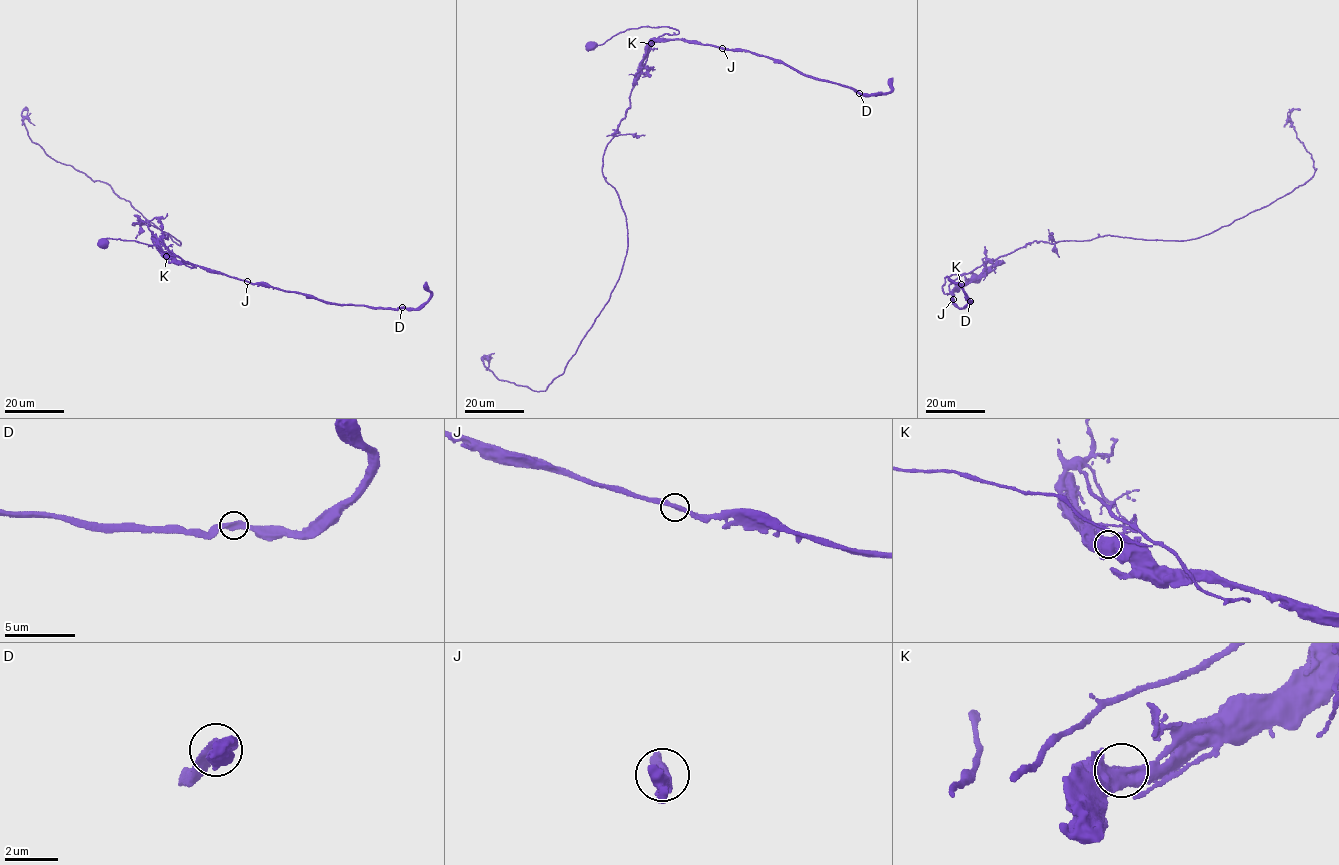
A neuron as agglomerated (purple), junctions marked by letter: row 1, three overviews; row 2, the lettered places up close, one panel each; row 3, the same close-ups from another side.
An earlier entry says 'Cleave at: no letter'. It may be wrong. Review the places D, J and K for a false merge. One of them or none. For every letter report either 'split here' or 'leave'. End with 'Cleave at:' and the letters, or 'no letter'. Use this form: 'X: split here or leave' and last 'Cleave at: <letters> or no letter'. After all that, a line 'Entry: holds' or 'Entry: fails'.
D: leave
J: leave
K: split here
Cleave at: K
Entry: fails

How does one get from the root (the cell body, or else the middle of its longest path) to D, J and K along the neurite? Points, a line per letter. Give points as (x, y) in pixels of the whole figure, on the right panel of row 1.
D: (975, 277), (953, 274), (941, 286), (949, 294), (954, 280), (982, 265), (952, 290), (954, 305), (970, 301)
J: (975, 277), (972, 272), (945, 277), (942, 289), (949, 294), (954, 280), (984, 266), (954, 287), (953, 299)
K: (975, 277), (972, 272), (945, 277), (942, 289), (949, 294), (954, 280), (984, 266), (961, 284)

